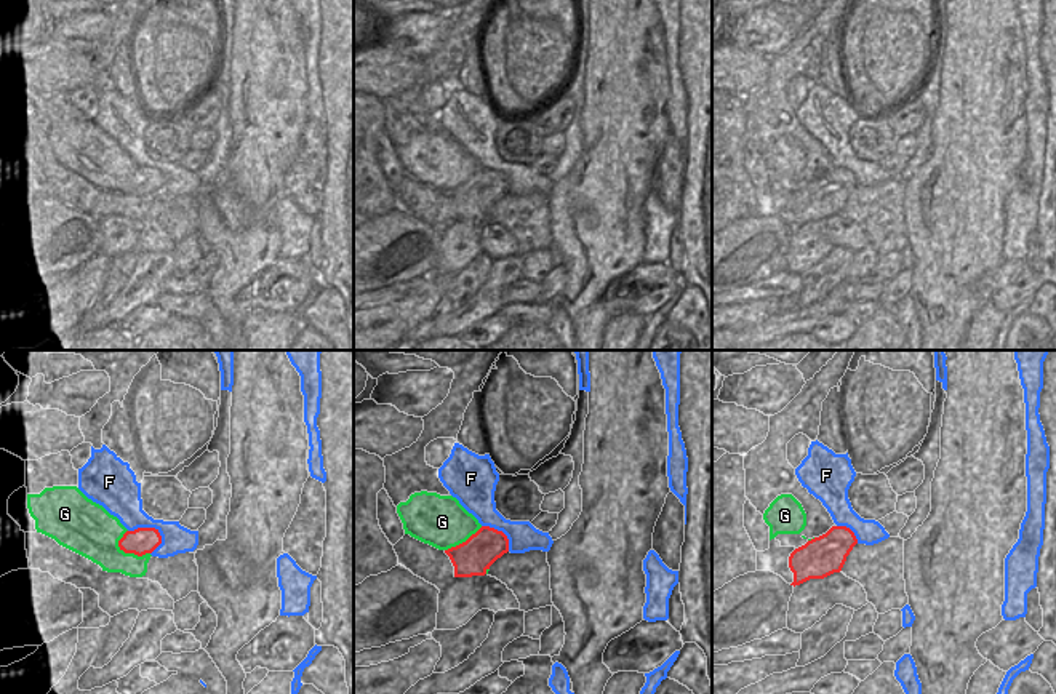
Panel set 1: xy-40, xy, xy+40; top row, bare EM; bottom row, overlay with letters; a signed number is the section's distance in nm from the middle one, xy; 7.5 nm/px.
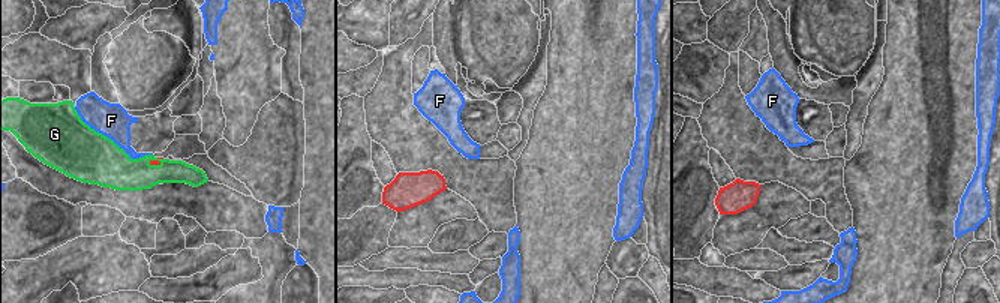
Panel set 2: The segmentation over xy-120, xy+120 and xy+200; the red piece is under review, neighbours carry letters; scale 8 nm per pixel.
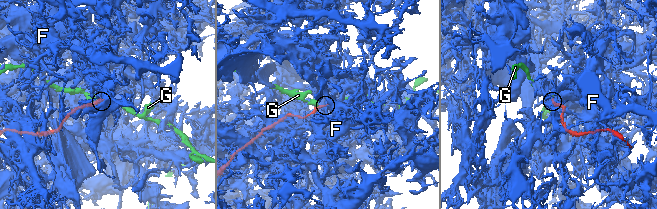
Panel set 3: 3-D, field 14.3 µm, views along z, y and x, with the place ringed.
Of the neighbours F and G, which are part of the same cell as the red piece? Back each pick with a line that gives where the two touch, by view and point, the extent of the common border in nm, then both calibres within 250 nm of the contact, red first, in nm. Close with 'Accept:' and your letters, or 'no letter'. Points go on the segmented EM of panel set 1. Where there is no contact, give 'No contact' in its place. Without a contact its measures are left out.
Accept: no letter.

